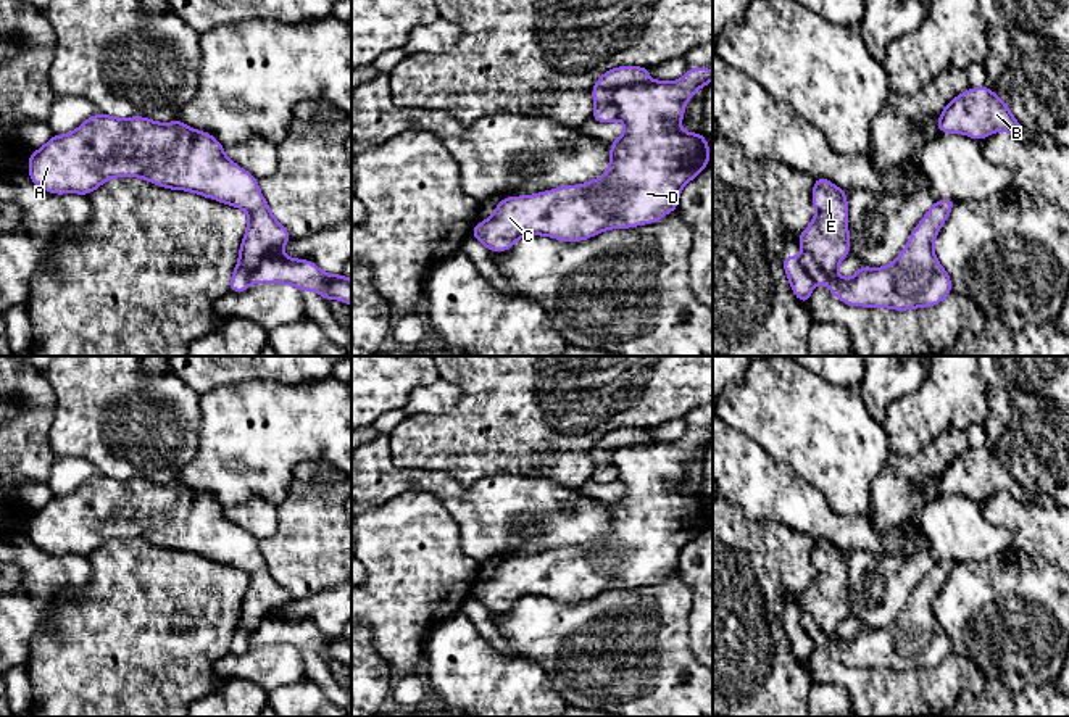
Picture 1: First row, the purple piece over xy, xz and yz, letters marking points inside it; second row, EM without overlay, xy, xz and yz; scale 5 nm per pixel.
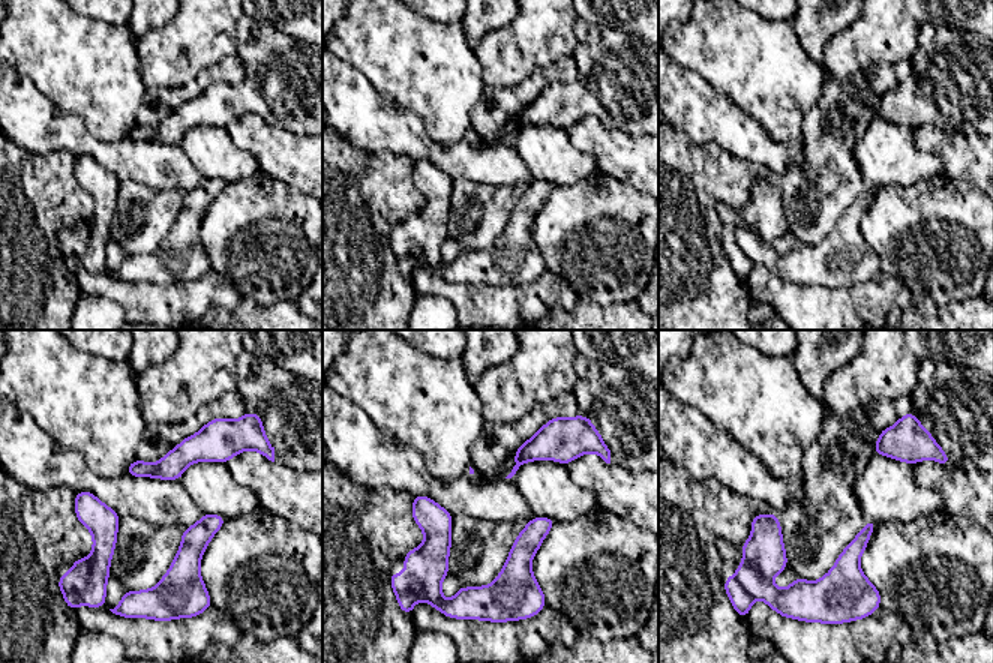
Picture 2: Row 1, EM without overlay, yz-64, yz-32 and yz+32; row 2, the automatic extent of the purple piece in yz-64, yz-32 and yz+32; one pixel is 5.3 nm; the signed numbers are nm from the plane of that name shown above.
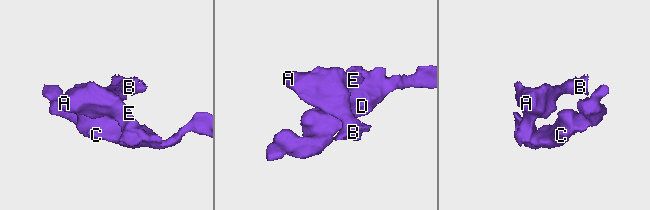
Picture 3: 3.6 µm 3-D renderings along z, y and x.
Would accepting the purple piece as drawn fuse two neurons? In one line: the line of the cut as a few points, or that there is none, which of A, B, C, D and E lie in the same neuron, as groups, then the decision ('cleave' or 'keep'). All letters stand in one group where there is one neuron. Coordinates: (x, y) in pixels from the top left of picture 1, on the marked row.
xz (647, 81), (637, 86), (621, 86), (613, 94), (618, 118) | A B E / C D | cleave

